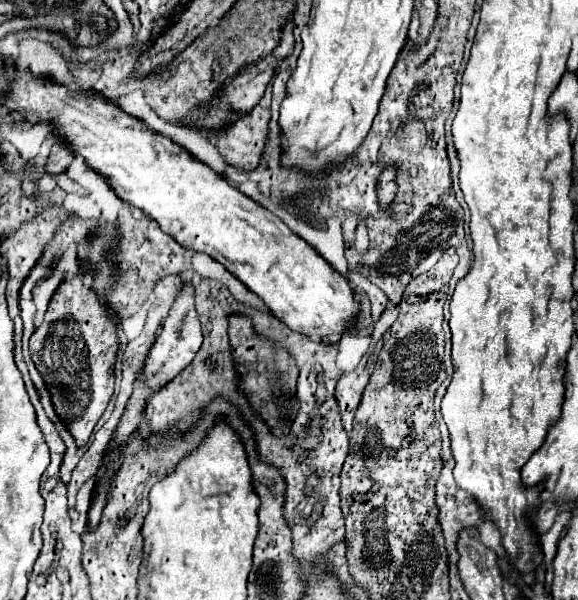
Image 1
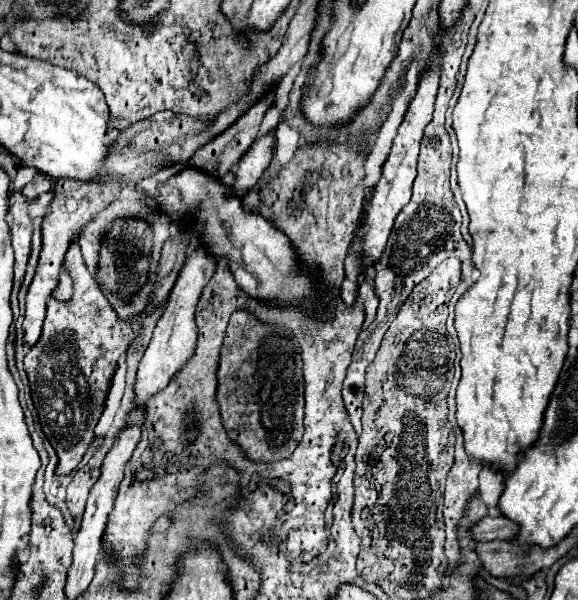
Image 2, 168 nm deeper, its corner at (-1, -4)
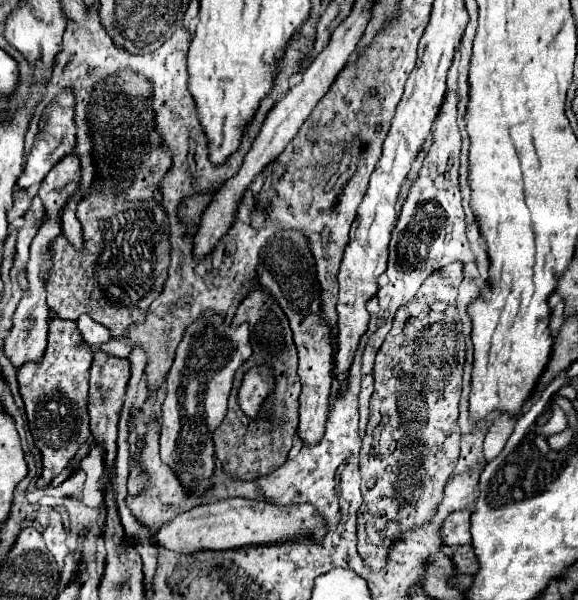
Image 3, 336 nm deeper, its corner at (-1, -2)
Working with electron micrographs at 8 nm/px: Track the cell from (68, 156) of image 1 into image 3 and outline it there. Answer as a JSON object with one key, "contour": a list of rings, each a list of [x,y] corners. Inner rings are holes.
{"contour":[[[15,188],[13,196],[15,196],[15,206],[9,212],[9,222],[13,218],[17,218],[17,216],[23,216],[29,210],[29,206],[31,206],[31,198],[29,198],[29,194],[27,194],[25,188]]]}

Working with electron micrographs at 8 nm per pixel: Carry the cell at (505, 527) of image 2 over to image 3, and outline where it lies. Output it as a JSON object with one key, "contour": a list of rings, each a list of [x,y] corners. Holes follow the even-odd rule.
{"contour":[[[459,510],[453,512],[445,524],[443,524],[443,540],[447,546],[457,546],[457,544],[469,544],[471,542],[471,510]]]}

